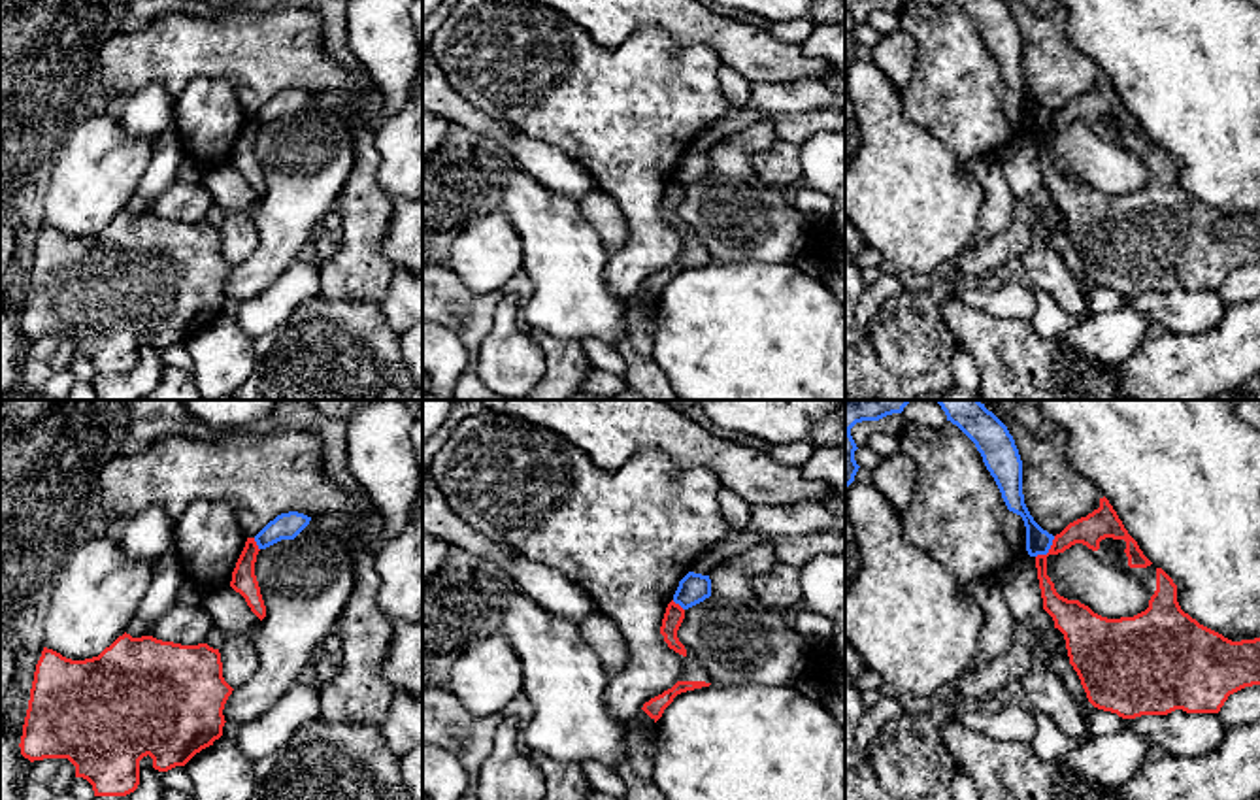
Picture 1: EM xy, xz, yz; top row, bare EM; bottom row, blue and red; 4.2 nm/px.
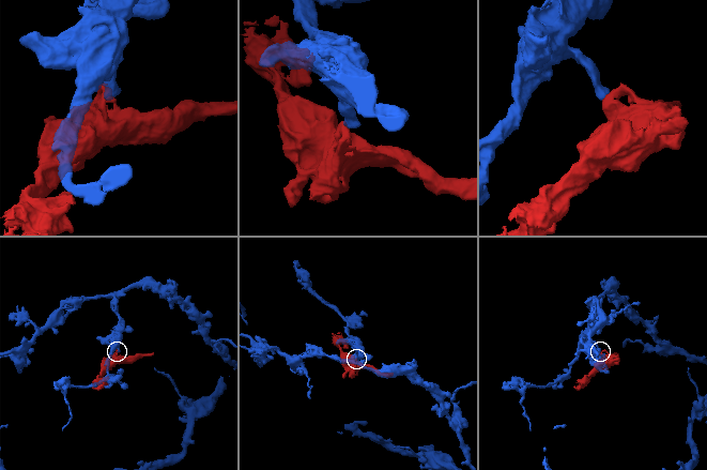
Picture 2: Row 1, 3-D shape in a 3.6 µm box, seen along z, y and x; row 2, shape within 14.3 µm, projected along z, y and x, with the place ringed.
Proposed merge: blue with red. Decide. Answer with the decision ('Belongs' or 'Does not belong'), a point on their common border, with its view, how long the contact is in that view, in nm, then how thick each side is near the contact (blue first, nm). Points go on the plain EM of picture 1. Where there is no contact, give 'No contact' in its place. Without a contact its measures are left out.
Does not belong. Touches blue at yz (1049, 125). Shared border 130 nm. Thickness 110 nm (blue) against 130 nm

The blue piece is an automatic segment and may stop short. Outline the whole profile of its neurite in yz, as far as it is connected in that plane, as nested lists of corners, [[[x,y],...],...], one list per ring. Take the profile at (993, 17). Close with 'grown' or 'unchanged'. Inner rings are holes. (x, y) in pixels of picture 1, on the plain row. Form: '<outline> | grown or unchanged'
[[[953,0],[977,25],[994,55],[1009,89],[1022,94],[1026,104],[1026,128],[1030,134],[1047,132],[1054,113],[1043,108],[1030,92],[1022,72],[1022,38],[1003,0]]] | unchanged

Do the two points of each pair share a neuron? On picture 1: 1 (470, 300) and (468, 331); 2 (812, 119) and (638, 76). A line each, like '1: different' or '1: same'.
1: same
2: different

